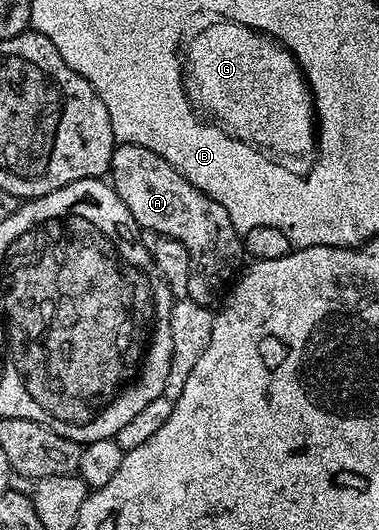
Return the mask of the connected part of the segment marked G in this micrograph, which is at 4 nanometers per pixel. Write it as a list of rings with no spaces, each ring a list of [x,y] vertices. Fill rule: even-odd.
[[[226,20],[212,22],[215,23],[205,27],[185,46],[185,57],[181,62],[183,89],[187,91],[191,105],[222,127],[231,137],[240,138],[242,142],[248,142],[260,151],[270,152],[272,155],[284,154],[287,158],[299,158],[307,153],[310,155],[317,146],[315,99],[307,87],[303,70],[290,50],[282,42],[275,41],[251,26],[242,26]]]

